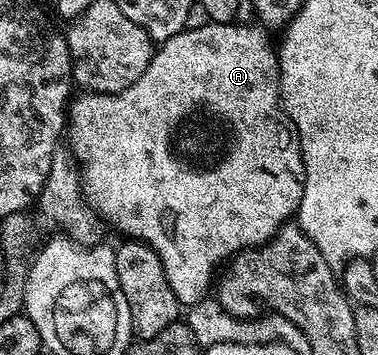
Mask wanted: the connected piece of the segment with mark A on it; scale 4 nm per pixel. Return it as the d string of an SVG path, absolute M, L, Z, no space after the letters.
M207 25L207 28L204 31L190 31L190 29L184 29L178 31L172 39L164 39L162 40L161 46L163 48L156 50L154 54L151 56L151 60L149 61L149 65L147 66L147 71L141 73L139 79L135 79L131 84L124 87L122 90L116 91L114 93L83 93L80 94L80 99L76 101L75 104L70 104L69 114L65 119L65 139L68 139L71 142L71 147L73 150L79 154L79 163L83 166L83 171L81 170L82 178L85 180L85 195L87 191L87 195L91 198L91 207L90 210L94 212L96 216L104 217L103 215L107 215L106 222L108 224L115 223L115 227L119 231L124 231L124 236L130 237L132 240L146 243L148 247L151 247L152 250L156 252L159 258L159 263L163 267L163 273L167 278L167 284L171 286L171 291L175 295L176 300L180 304L187 303L186 305L194 305L199 302L208 294L209 289L207 286L212 286L213 276L216 274L215 266L218 265L222 259L224 261L230 260L232 257L239 254L241 251L248 250L252 247L259 247L261 244L267 242L267 240L273 238L275 236L276 231L279 230L280 227L284 226L288 222L287 219L296 214L299 210L299 198L303 195L303 184L301 182L300 176L298 174L295 175L291 172L291 162L296 162L297 159L297 147L293 142L293 128L285 118L285 112L281 106L281 100L277 94L277 51L274 46L267 47L267 35L263 31L258 31L255 27L237 27L238 25L226 25L226 26L218 26L218 25Z

